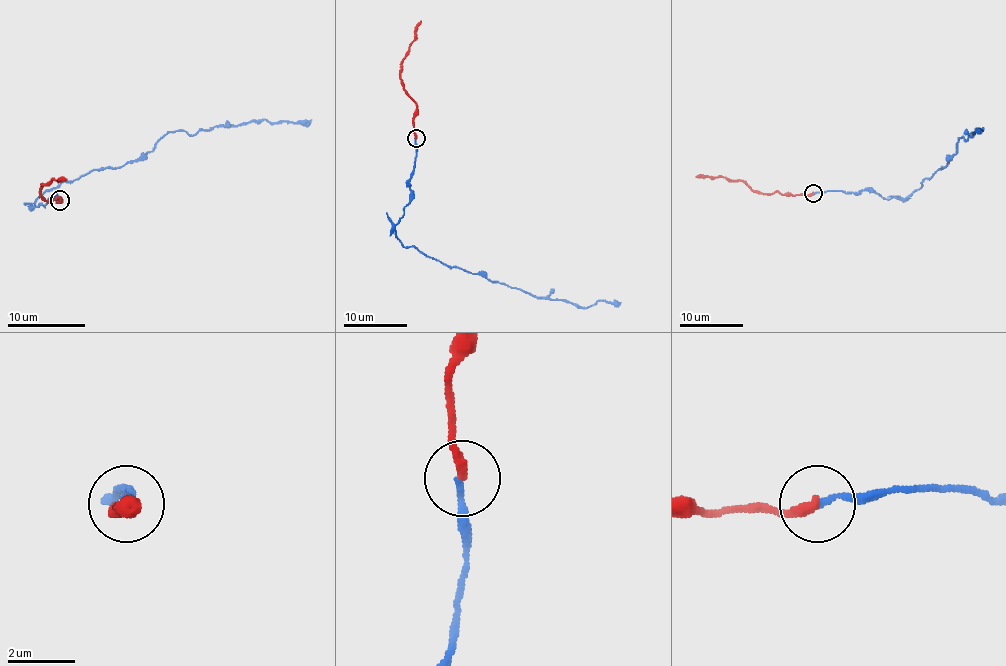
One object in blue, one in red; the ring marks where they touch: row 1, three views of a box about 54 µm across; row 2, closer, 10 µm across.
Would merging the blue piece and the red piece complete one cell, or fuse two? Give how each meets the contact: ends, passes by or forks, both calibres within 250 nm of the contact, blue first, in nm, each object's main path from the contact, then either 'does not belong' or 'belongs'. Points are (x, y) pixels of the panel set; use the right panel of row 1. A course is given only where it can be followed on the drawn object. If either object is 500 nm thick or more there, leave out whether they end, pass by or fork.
blue ends | red ends | 170/280 nm | blue via (813, 194), (910, 195), (944, 167), (962, 137), (982, 127), (978, 127) | red via (813, 194), (768, 194), (752, 191), (742, 181), (724, 176), (695, 176) | does not belong

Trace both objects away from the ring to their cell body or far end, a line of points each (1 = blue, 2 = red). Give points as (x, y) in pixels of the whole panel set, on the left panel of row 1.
1: (59, 200), (51, 197), (45, 206), (34, 206), (65, 181), (140, 160), (175, 131), (311, 119)
2: (59, 200), (41, 197), (41, 185), (51, 179), (67, 179)

